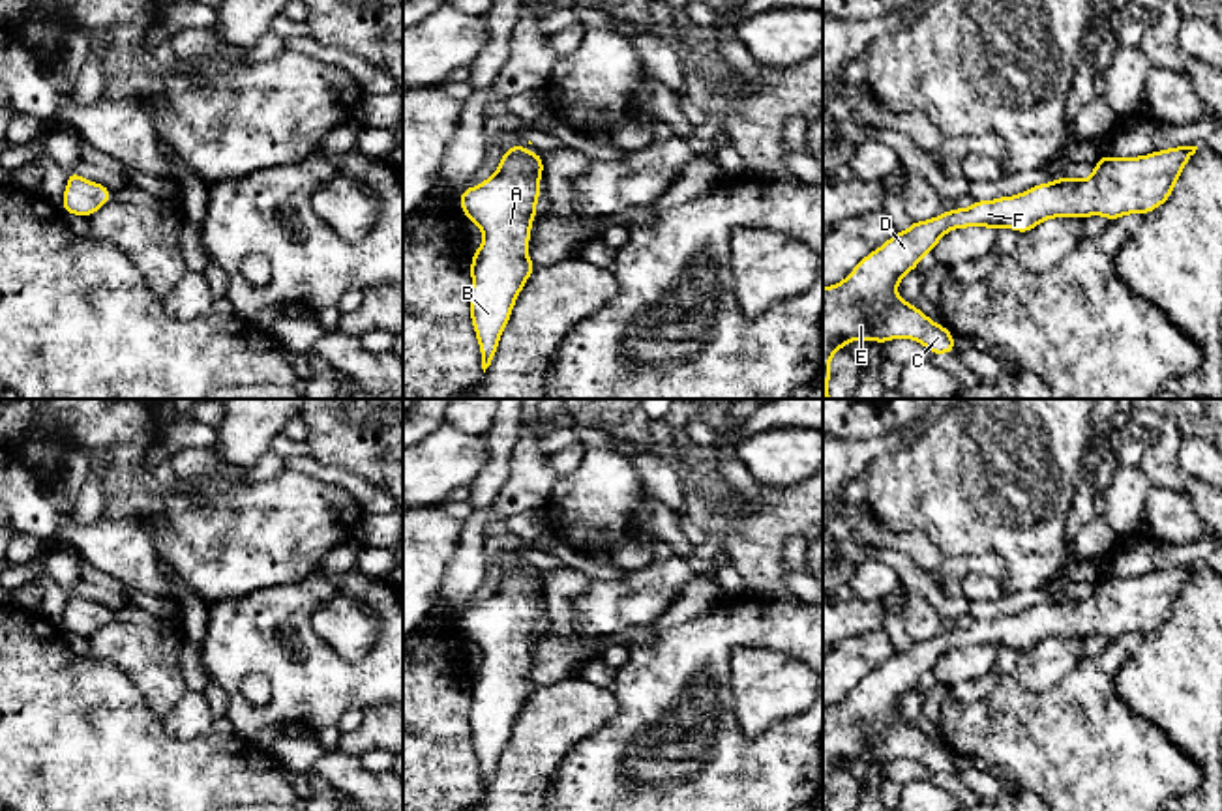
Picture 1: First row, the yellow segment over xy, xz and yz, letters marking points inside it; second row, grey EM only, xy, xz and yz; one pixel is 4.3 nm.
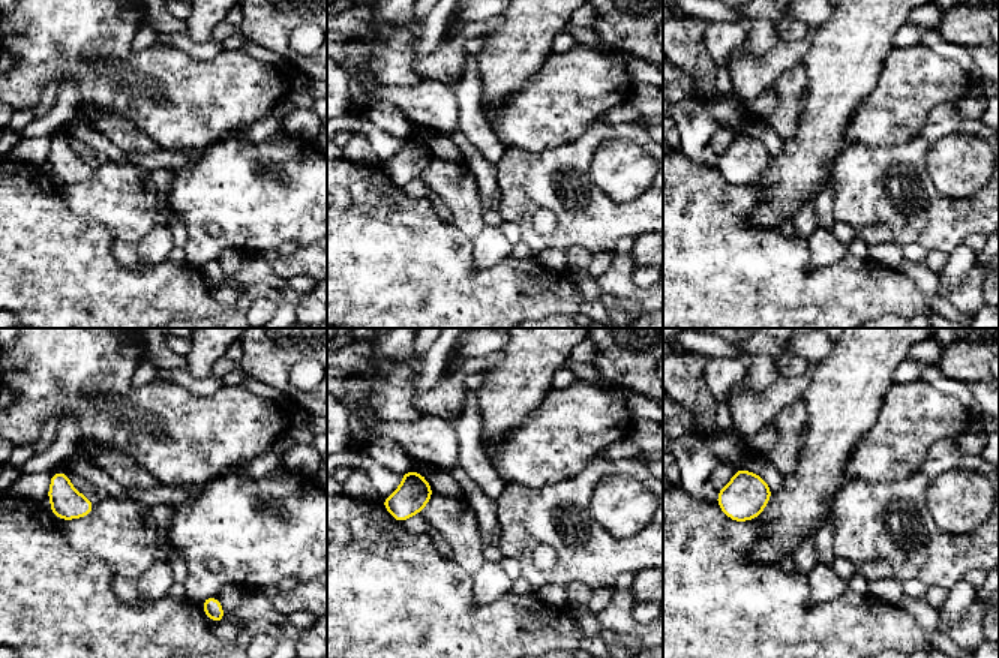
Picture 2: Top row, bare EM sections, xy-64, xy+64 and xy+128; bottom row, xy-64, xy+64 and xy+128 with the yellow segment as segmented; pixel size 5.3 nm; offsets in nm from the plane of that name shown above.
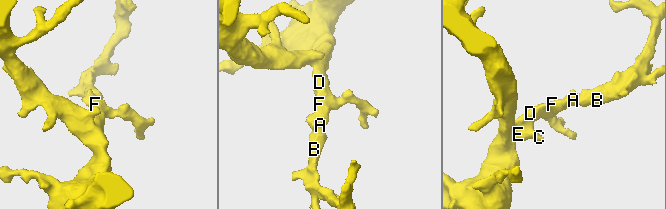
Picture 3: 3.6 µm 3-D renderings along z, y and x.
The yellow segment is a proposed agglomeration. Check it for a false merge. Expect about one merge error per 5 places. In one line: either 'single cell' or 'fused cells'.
single cell

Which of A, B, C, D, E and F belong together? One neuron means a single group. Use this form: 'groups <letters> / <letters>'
groups A B C D E F

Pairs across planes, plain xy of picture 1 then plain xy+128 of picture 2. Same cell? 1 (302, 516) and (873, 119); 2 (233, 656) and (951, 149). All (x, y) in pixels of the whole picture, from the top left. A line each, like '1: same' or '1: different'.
1: same
2: different

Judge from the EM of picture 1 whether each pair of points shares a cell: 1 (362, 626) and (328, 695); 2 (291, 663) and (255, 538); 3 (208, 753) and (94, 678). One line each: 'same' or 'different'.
1: different
2: different
3: same

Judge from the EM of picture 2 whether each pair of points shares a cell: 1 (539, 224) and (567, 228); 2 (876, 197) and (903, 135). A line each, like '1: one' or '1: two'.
1: one
2: two

